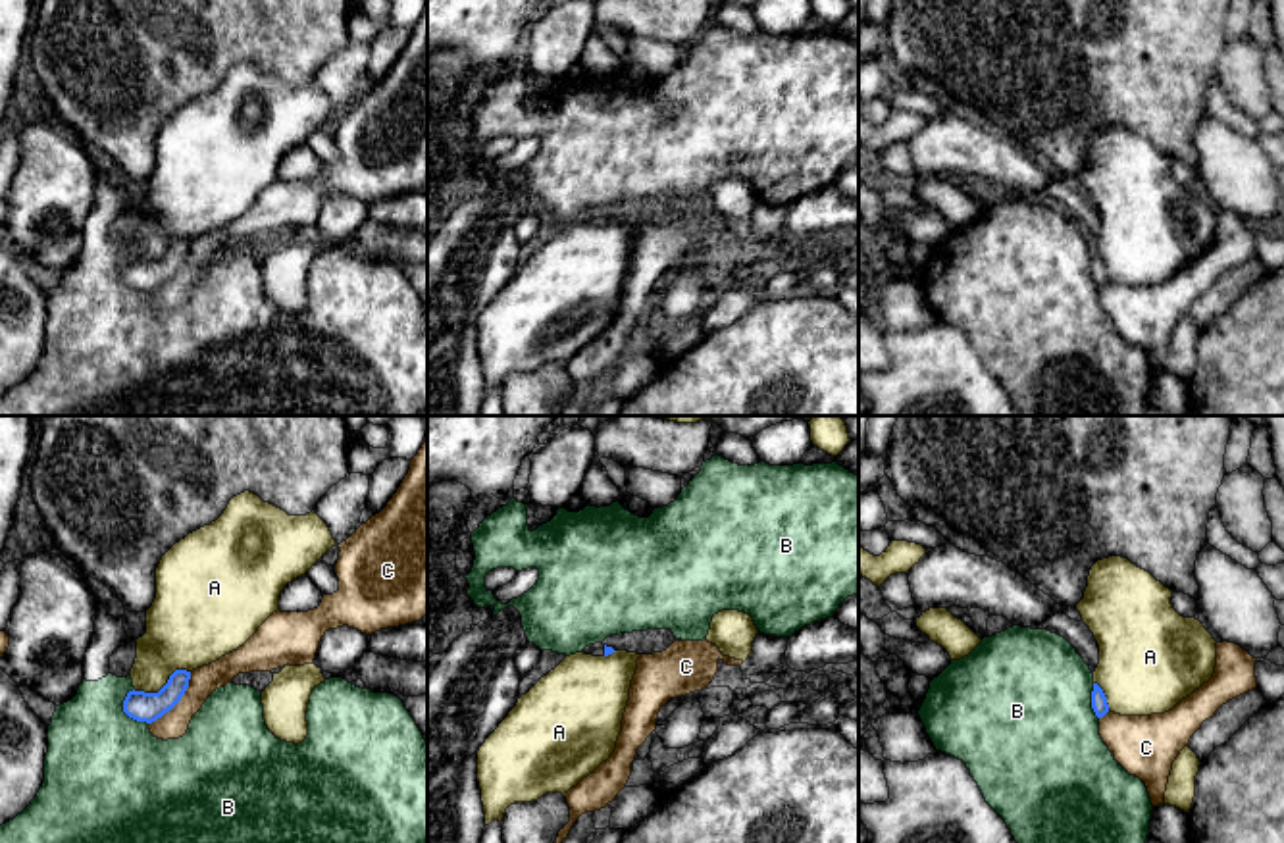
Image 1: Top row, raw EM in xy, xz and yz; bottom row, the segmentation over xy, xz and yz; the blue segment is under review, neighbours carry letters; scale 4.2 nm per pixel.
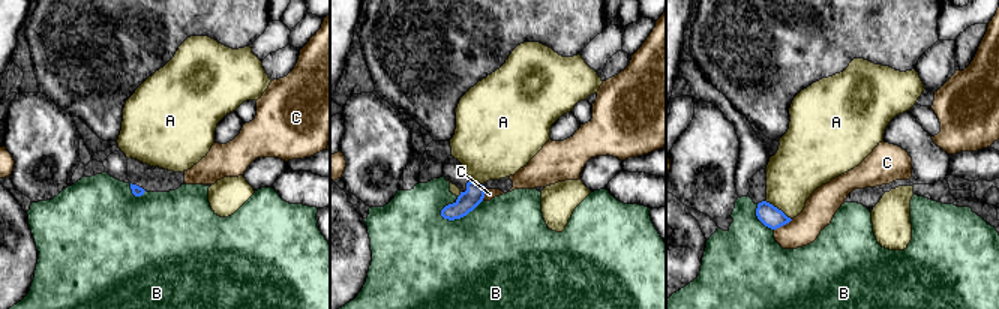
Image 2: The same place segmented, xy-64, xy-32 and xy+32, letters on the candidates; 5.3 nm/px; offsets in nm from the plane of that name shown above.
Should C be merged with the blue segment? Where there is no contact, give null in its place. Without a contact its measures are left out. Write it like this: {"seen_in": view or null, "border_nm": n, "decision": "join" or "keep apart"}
{"seen_in": "xy", "border_nm": 280, "decision": "keep apart"}

